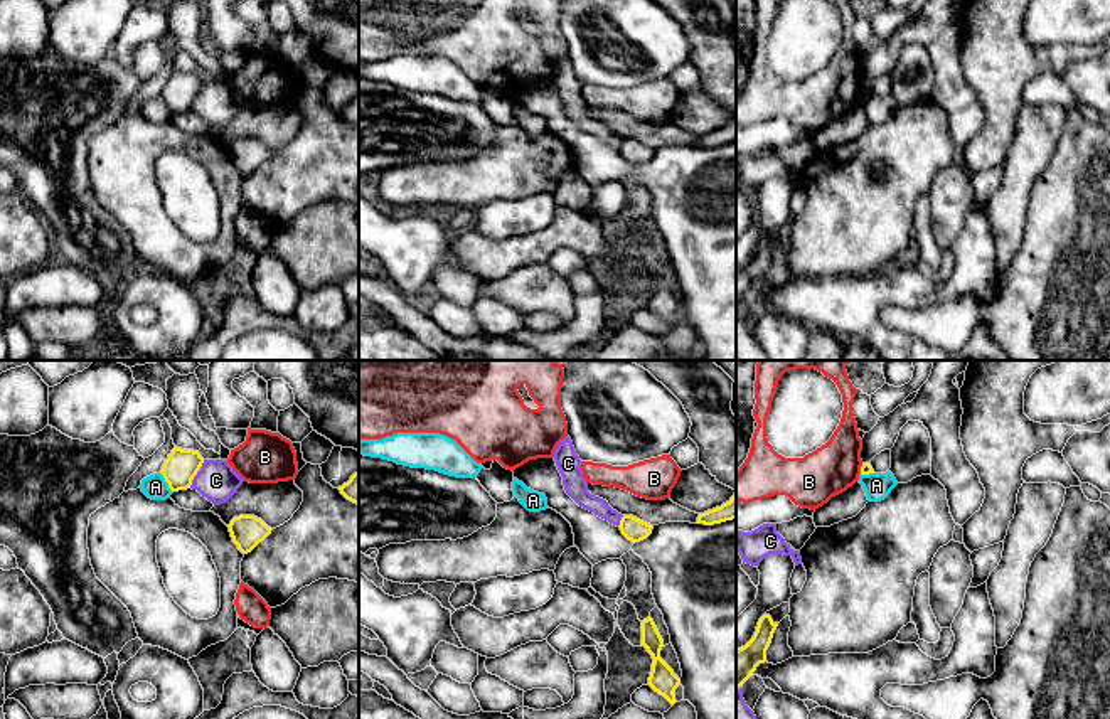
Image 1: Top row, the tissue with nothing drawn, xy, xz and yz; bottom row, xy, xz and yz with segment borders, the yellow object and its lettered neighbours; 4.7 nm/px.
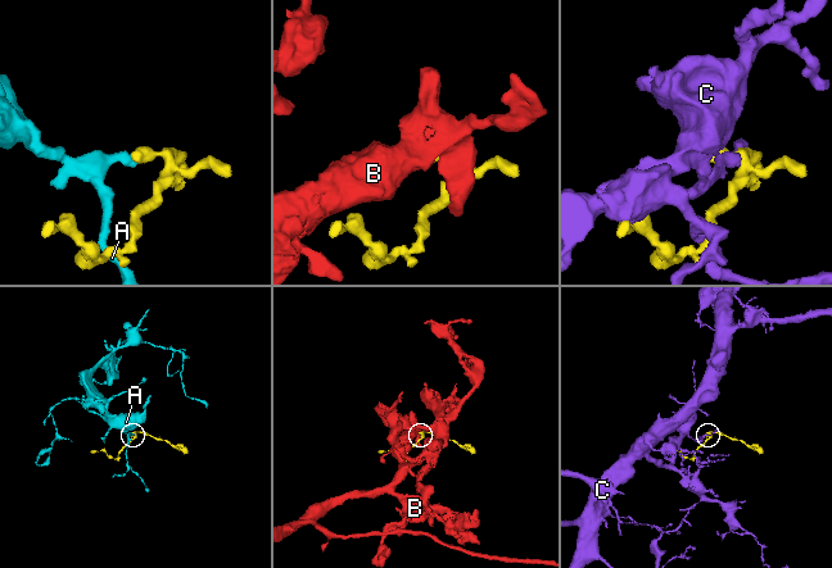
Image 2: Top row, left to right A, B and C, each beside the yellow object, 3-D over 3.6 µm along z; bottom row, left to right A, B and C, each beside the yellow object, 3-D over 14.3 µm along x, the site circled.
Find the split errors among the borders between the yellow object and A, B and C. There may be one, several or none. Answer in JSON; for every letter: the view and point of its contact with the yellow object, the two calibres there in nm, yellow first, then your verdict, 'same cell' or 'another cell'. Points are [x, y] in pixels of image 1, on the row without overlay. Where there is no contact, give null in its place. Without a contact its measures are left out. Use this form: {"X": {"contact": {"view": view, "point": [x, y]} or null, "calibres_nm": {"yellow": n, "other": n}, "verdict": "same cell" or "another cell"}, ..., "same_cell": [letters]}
{"A": {"contact": {"view": "xy", "point": [165, 103]}, "calibres_nm": {"yellow": 160, "other": 120}, "verdict": "another cell"}, "B": {"contact": {"view": "yz", "point": [861, 91]}, "calibres_nm": {"yellow": 60, "other": 240}, "verdict": "another cell"}, "C": {"contact": {"view": "xy", "point": [196, 96]}, "calibres_nm": {"yellow": 160, "other": 200}, "verdict": "another cell"}, "same_cell": []}

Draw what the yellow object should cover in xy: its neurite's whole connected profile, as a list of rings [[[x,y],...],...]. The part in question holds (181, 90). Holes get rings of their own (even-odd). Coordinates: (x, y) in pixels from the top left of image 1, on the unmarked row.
[[[173,71],[165,83],[160,96],[163,98],[172,115],[187,113],[194,99],[200,93],[204,81],[199,74]]]

